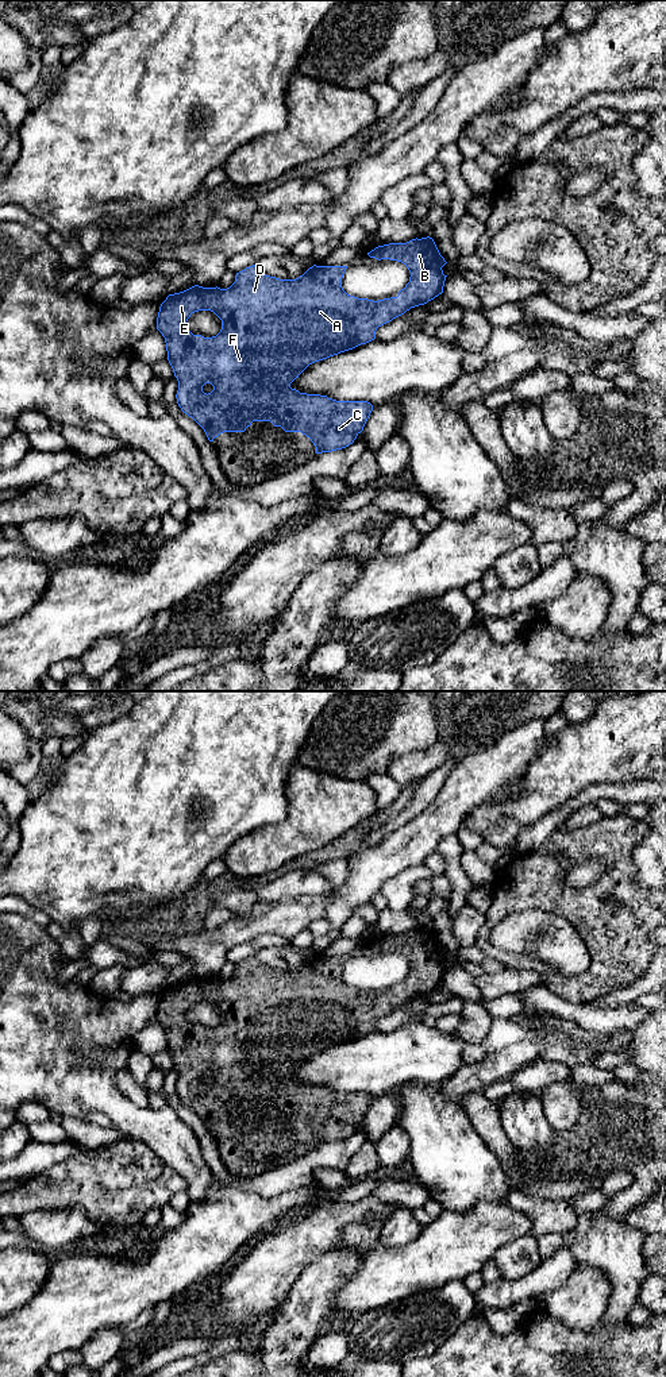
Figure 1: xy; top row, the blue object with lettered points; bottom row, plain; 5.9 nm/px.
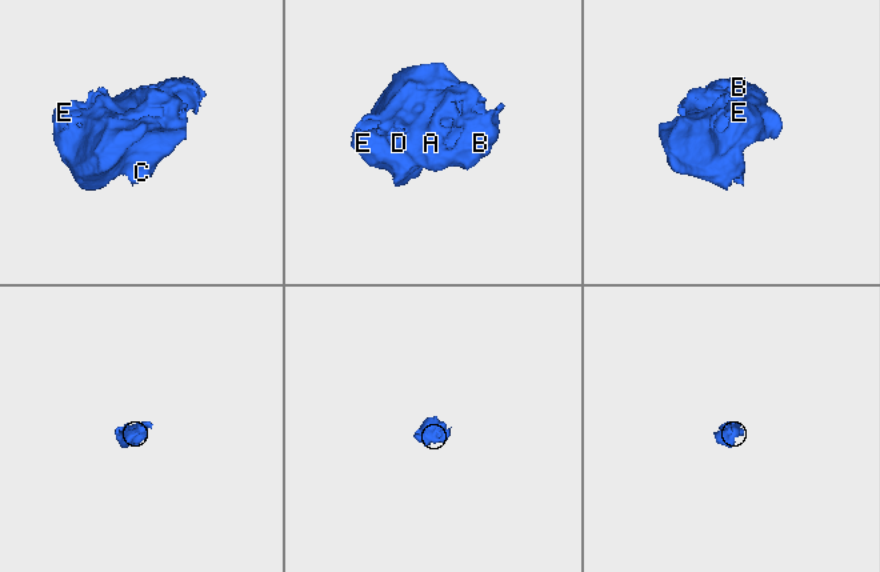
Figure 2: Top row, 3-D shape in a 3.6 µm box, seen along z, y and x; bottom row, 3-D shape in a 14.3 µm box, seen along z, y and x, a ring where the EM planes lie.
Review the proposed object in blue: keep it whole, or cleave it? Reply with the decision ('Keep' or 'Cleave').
Keep

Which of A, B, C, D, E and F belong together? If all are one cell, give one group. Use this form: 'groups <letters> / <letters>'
groups A B C D E F

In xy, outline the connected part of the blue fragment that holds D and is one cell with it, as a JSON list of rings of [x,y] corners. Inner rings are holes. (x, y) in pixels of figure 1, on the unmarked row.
[[[430,927],[416,929],[407,934],[378,937],[367,946],[378,952],[397,952],[408,958],[409,973],[399,983],[397,988],[373,992],[350,987],[342,979],[342,969],[347,957],[316,956],[296,971],[266,967],[253,956],[236,964],[235,973],[227,980],[195,976],[166,988],[159,998],[157,1021],[165,1029],[168,1052],[178,1072],[177,1095],[204,1120],[209,1133],[213,1133],[223,1123],[245,1123],[253,1112],[270,1112],[285,1123],[301,1123],[309,1129],[316,1138],[316,1145],[342,1141],[354,1134],[373,1102],[370,1094],[336,1092],[327,1087],[300,1084],[292,1080],[290,1075],[309,1056],[374,1031],[378,1018],[442,986],[447,968],[442,961],[447,953]],[[199,1002],[211,1002],[222,1011],[222,1021],[216,1027],[204,1029],[193,1026],[188,1021],[188,1010]]]

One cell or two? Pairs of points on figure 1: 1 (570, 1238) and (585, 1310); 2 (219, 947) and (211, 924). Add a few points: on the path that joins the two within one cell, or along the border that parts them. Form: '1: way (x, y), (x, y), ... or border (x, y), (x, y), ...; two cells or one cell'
1: border (578, 1265), (554, 1289); two cells
2: border (235, 914), (218, 928), (211, 930), (203, 929); two cells

